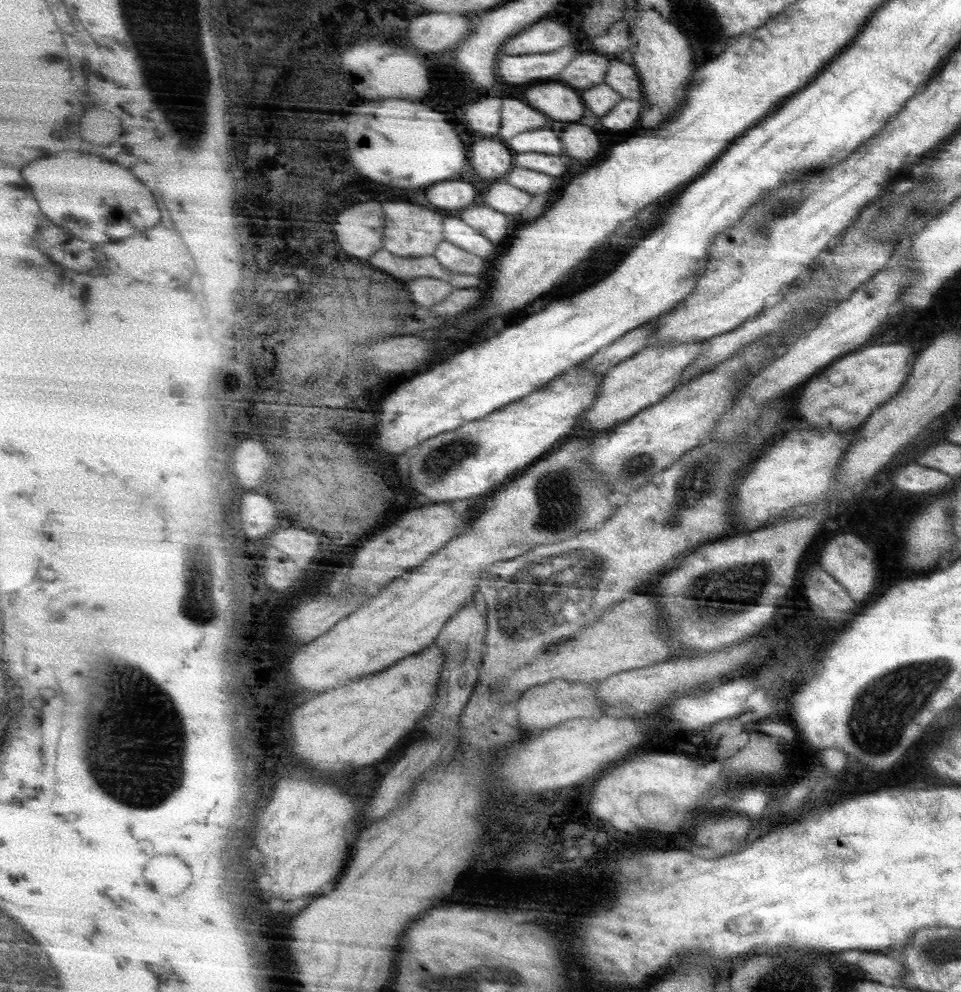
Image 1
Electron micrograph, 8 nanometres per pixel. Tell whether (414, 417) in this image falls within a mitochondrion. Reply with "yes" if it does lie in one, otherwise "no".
no

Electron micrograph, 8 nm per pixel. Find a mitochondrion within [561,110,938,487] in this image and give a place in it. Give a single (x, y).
(785, 205)

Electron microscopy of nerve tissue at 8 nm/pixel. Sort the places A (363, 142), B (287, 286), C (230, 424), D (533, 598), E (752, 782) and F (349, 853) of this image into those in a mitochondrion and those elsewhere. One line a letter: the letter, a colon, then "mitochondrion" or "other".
A: other
B: mitochondrion
C: other
D: mitochondrion
E: other
F: other

